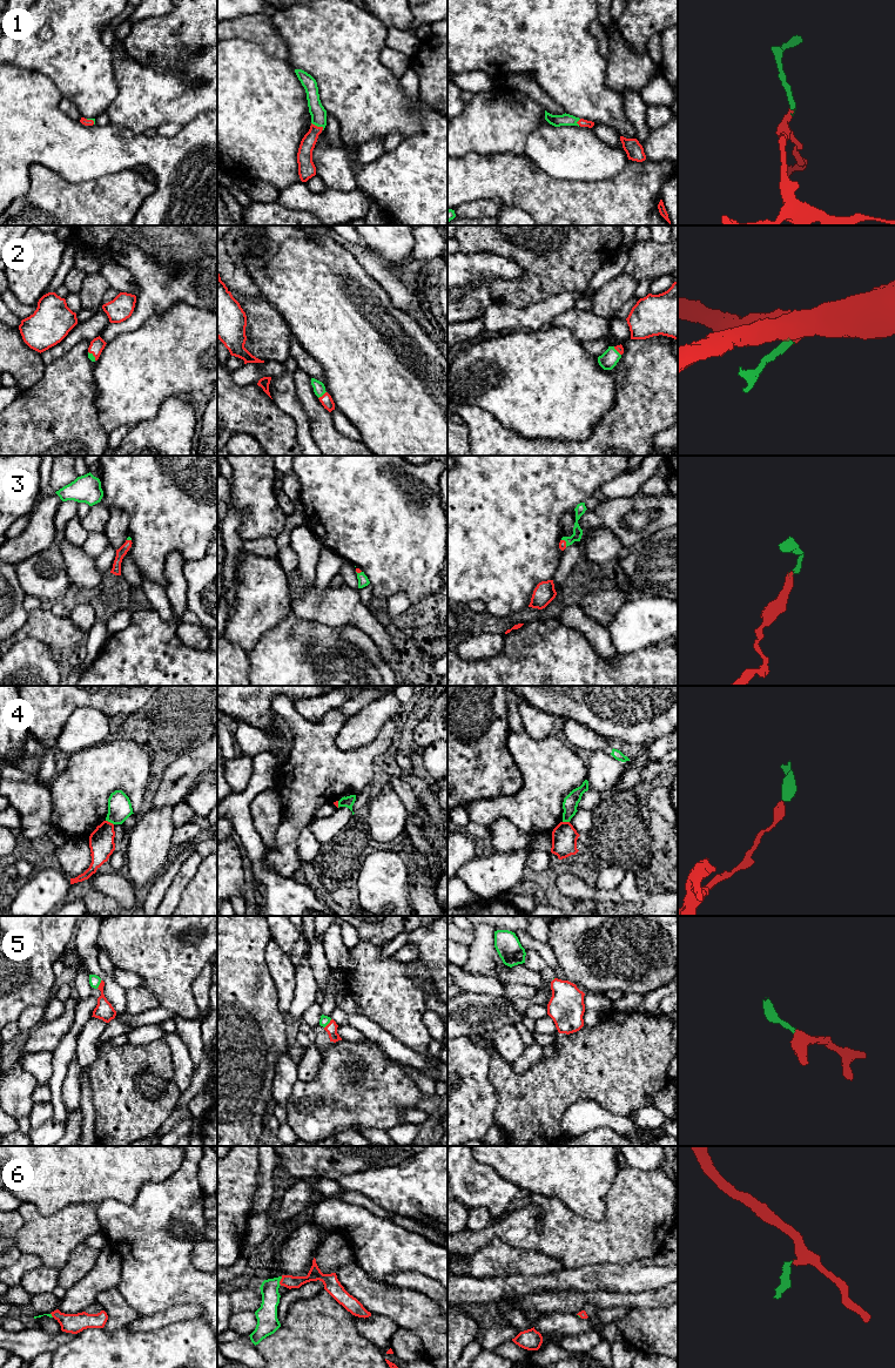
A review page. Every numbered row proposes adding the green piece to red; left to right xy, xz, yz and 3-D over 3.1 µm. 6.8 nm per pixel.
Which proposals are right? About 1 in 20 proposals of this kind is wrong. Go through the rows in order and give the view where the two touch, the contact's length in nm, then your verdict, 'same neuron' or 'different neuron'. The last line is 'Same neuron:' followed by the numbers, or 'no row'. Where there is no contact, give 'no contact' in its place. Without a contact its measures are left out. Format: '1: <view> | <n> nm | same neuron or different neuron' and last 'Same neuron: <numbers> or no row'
1: xz | 100 nm | same neuron
2: xz | 80 nm | same neuron
3: yz | 70 nm | same neuron
4: xy | 70 nm | different neuron
5: xz | 80 nm | same neuron
6: xz | 70 nm | same neuron
Same neuron: 1, 2, 3, 5, 6

